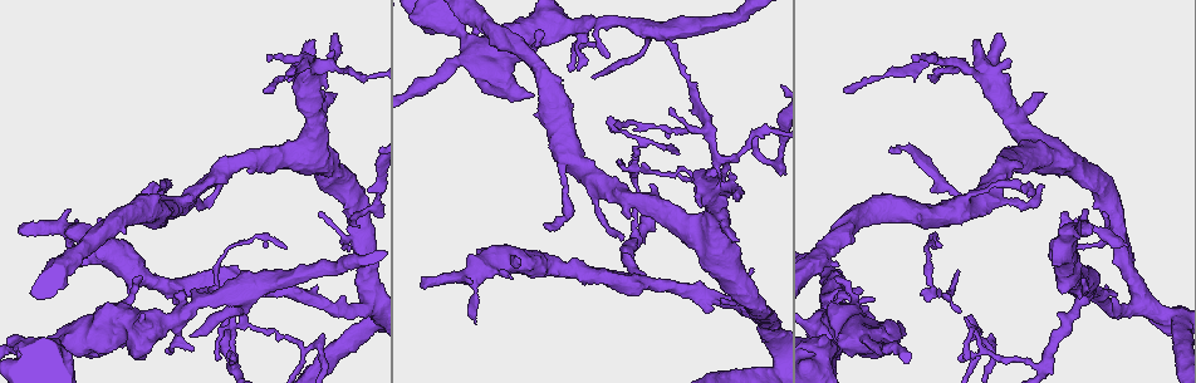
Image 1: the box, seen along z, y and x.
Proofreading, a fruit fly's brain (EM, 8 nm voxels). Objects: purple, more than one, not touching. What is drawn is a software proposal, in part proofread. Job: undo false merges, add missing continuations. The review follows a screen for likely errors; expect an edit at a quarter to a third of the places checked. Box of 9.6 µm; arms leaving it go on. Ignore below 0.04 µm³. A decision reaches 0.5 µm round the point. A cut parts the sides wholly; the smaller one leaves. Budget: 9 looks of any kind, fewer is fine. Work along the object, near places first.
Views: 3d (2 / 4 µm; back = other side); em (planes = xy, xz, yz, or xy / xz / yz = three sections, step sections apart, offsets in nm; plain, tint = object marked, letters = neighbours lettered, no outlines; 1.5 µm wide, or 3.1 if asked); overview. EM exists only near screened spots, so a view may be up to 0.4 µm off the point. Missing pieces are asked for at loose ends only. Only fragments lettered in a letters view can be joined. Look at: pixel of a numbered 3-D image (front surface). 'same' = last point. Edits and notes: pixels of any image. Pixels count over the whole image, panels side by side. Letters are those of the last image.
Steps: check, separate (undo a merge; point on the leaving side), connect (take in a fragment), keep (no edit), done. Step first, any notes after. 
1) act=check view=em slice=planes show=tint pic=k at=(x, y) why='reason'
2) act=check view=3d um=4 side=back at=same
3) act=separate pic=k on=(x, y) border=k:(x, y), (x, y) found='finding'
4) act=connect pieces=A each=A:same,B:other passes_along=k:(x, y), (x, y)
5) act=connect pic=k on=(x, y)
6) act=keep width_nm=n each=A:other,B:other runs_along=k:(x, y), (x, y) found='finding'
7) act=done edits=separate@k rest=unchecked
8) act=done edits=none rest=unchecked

act=check view=3d um=2 pic=1 at=(872, 296) why='thin end'

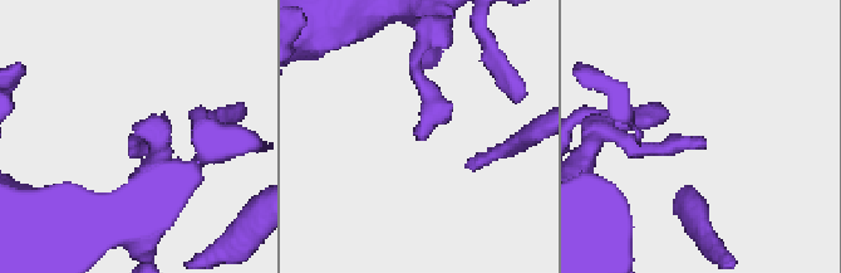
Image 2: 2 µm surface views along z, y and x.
act=check view=em slice=planes show=letters pic=2 at=(705, 139)

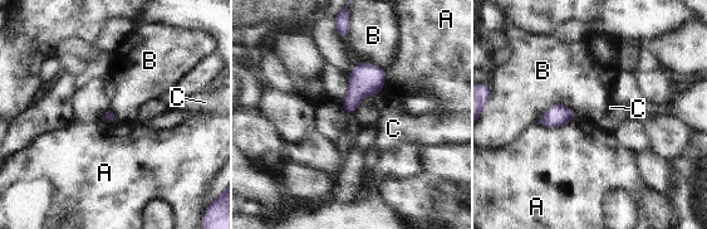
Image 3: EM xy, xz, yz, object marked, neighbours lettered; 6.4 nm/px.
act=keep each=A:other,B:other,C:other border=3:(577, 113), (553, 105), (536, 122) found='none of them fits'

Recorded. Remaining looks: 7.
act=check view=3d um=2 pic=1 at=(144, 358) why='branch stops here'

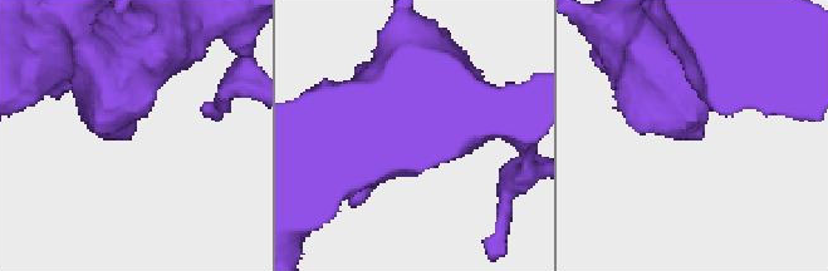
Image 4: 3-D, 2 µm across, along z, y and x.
act=check view=em slice=yz step=4 show=tint pic=4 at=(699, 140) why='now the EM'

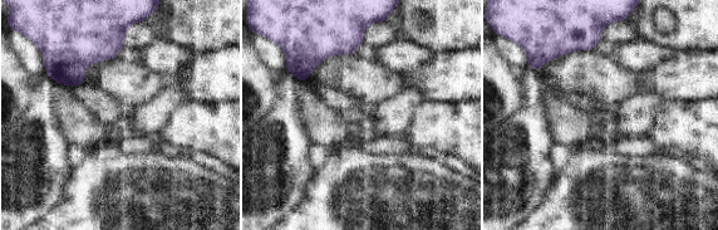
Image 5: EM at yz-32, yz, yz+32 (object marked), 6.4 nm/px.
act=check view=em slice=yz step=4 show=letters at=same why='see the neighbours'

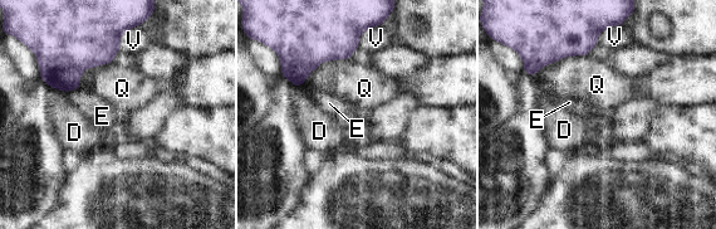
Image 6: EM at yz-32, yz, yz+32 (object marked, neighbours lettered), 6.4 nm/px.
act=keep longest_contact=Q:380nm each=D:other,E:other,Q:other,V:other found='no lettered fragment goes on from it'

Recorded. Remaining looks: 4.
act=check view=3d um=2 pic=1 at=(989, 347) why='three-way junction'

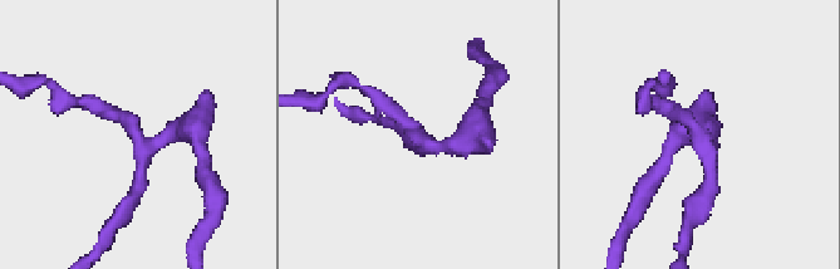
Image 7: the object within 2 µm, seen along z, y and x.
act=check view=em slice=xy step=8 show=tint pic=7 at=(699, 140) arms=3 why='need the tissue'

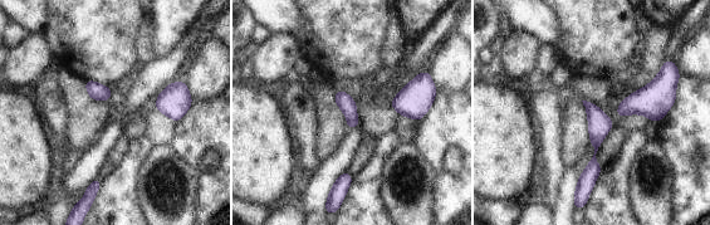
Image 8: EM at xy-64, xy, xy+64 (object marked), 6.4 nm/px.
act=check view=em slice=planes show=letters at=same

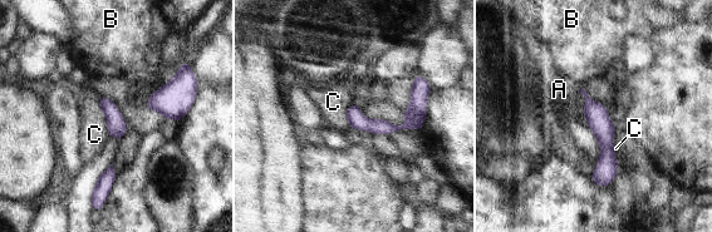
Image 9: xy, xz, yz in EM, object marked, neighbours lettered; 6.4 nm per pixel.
act=keep each=A:other,B:other,C:other runs_along=9:(588, 100), (604, 129), (604, 182) found='one neuron here'

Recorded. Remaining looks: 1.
act=done edits=none rest=unchecked

